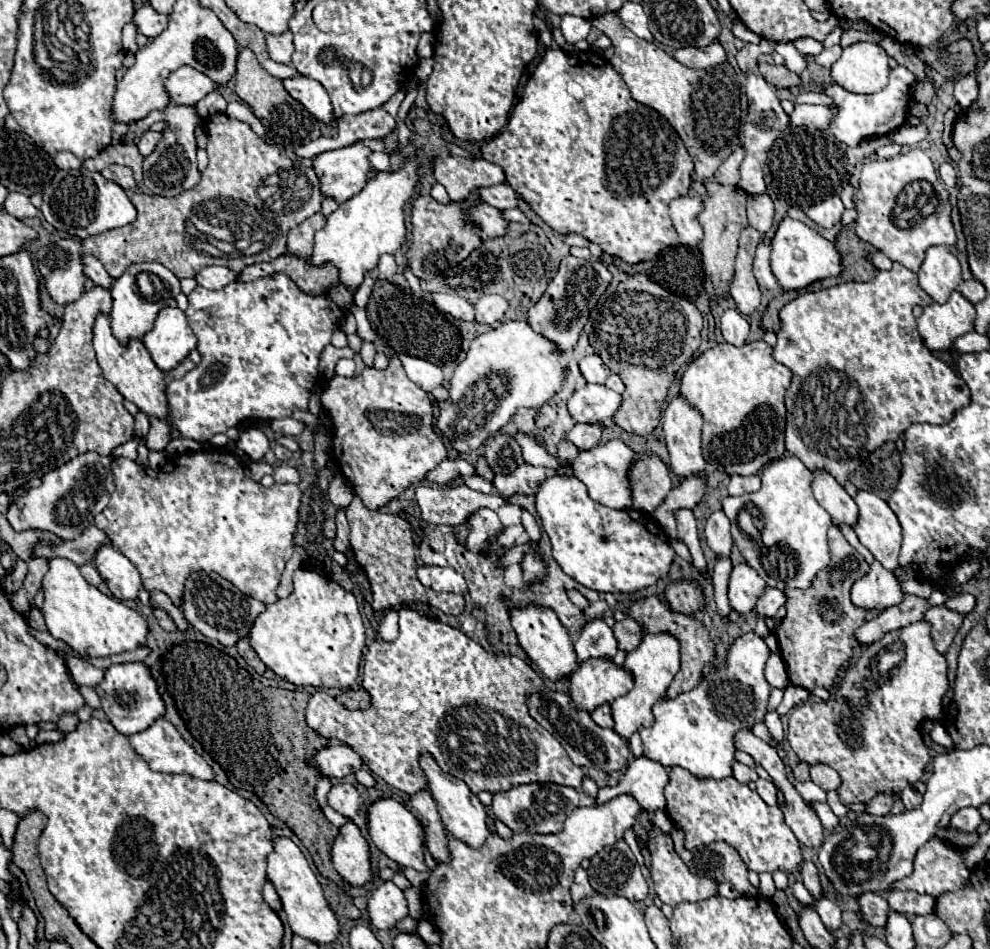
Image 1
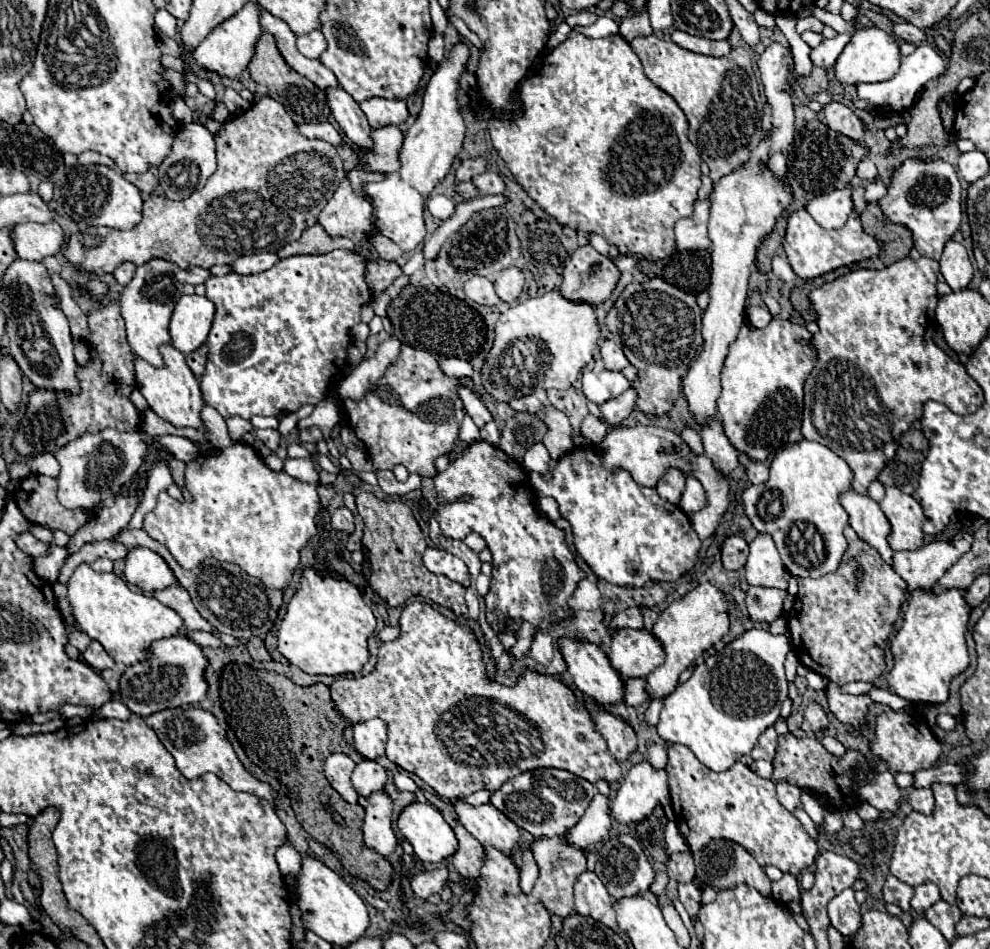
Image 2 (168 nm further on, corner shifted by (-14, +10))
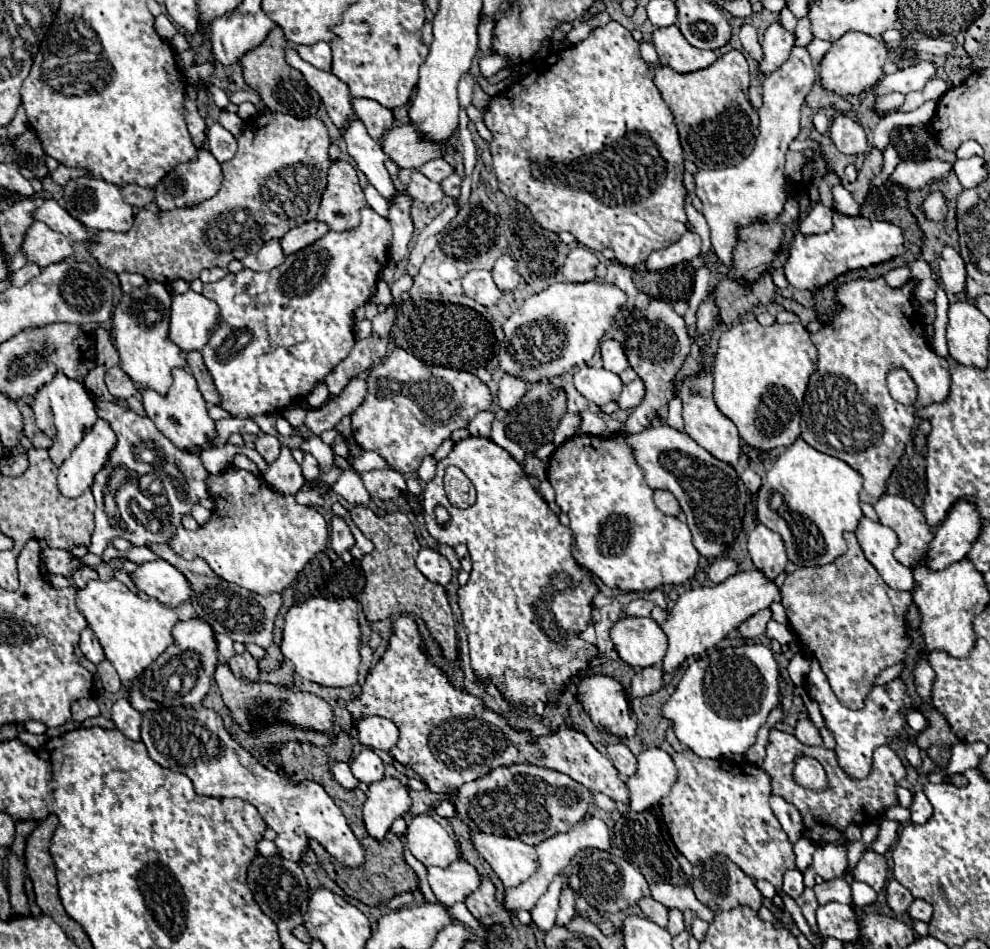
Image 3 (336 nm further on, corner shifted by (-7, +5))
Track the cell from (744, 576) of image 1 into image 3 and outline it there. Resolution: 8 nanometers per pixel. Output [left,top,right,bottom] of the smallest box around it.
[748,524,788,578]

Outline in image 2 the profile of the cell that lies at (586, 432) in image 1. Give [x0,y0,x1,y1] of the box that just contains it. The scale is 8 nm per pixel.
[599,389,635,427]

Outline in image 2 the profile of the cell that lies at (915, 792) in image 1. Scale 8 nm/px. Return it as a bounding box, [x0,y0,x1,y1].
[909,787,935,815]

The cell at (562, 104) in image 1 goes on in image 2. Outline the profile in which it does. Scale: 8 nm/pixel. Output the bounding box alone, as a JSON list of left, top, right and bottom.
[489,31,701,261]

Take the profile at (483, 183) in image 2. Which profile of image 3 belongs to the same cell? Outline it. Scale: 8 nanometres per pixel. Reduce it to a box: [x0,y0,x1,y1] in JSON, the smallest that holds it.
[440,174,462,198]

